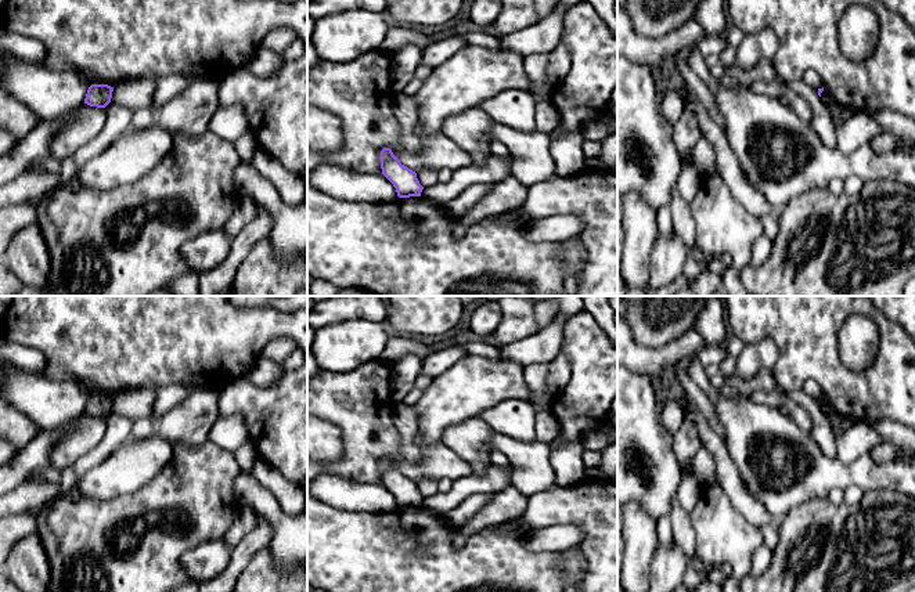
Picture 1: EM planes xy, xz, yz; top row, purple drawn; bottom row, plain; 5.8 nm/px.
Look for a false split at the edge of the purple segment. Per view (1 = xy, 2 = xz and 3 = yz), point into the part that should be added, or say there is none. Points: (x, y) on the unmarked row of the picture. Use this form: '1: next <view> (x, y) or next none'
1: next none
2: next none
3: next none

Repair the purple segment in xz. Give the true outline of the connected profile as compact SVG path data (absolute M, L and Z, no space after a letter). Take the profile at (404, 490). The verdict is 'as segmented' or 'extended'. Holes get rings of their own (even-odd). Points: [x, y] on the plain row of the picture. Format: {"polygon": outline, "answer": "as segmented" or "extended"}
{"polygon": "M390 458L381 461L382 484L393 494L399 508L421 506L424 497L417 483L401 474Z", "answer": "as segmented"}

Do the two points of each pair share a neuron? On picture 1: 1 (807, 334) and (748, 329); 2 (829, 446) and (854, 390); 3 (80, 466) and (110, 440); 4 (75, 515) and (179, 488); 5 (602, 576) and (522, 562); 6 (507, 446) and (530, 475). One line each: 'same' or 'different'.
1: same
2: different
3: same
4: same
5: different
6: same

